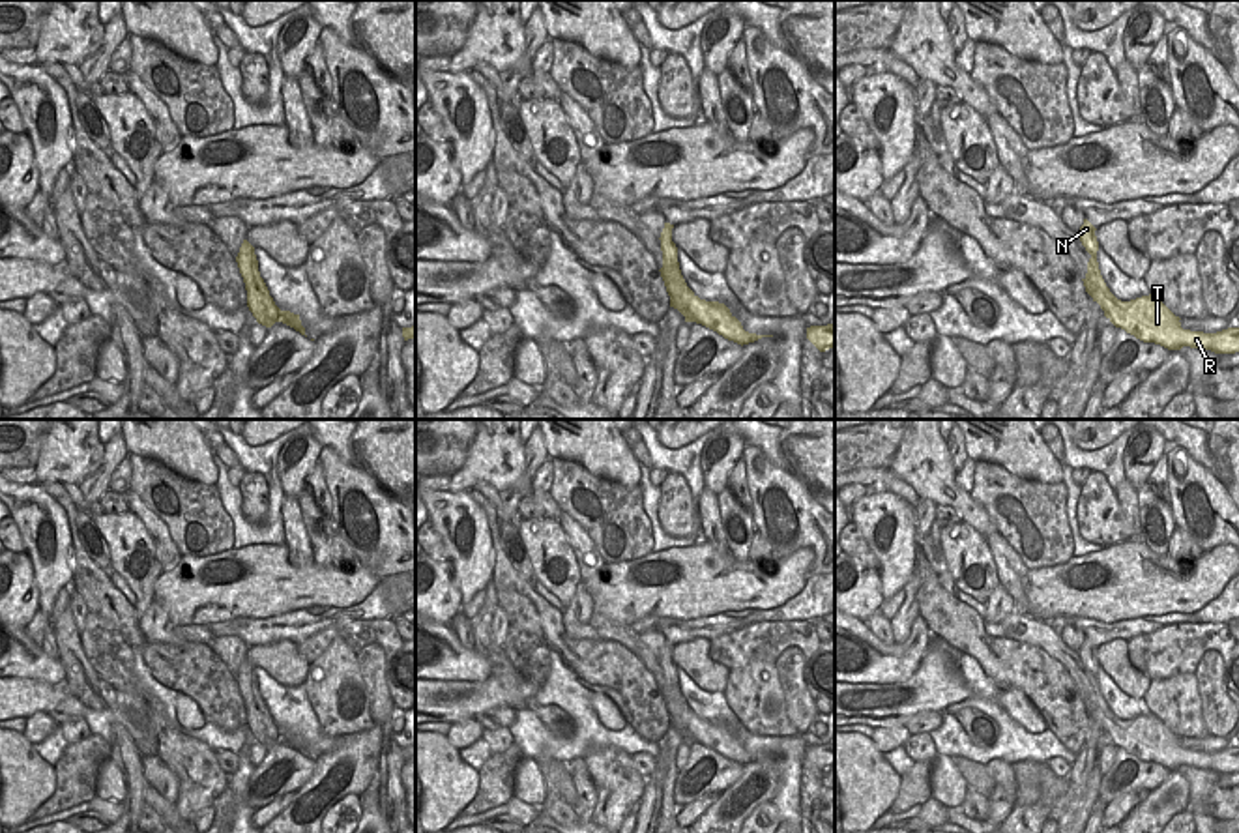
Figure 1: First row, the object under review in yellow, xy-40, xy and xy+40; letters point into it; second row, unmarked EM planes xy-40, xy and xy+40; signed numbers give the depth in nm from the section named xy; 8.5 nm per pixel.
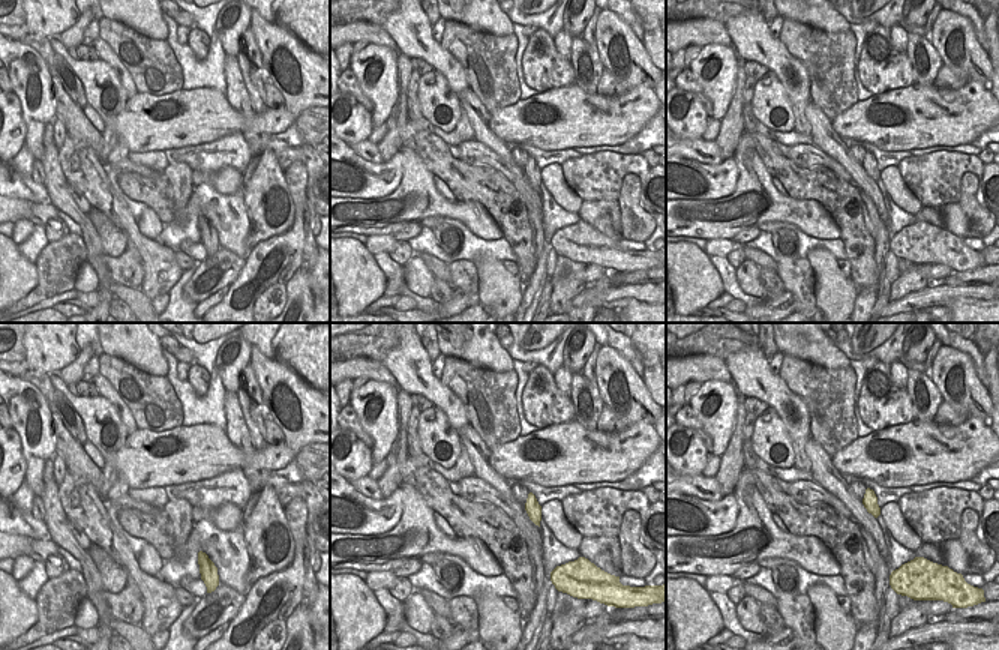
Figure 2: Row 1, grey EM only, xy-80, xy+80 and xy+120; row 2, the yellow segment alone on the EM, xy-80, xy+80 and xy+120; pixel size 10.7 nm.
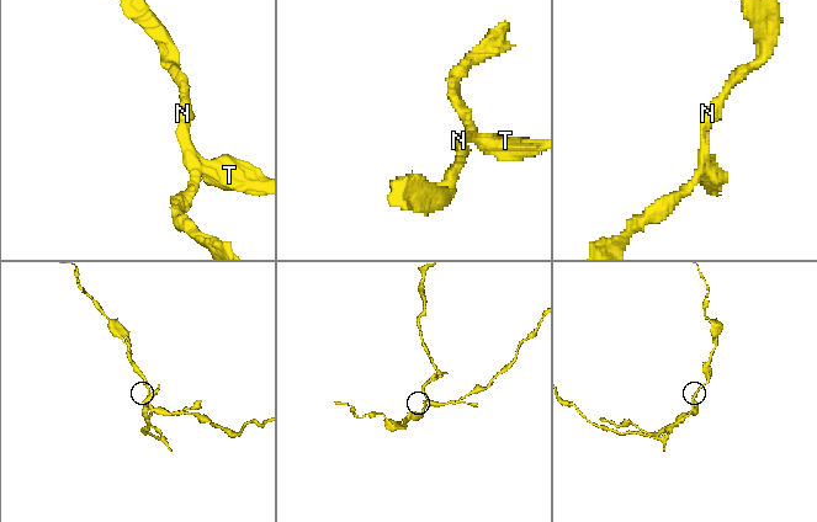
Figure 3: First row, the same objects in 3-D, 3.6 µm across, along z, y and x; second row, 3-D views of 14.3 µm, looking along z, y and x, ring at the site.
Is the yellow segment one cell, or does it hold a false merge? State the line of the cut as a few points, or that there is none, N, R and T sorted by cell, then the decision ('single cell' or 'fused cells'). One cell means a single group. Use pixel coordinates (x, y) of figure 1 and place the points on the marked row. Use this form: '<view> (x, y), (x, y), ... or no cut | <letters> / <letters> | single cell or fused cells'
xy (693, 294), (689, 300), (691, 321) | N / R T | fused cells

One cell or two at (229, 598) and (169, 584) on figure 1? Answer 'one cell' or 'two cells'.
one cell

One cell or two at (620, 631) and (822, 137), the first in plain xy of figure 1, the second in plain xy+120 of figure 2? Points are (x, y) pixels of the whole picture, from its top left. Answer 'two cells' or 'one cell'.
two cells

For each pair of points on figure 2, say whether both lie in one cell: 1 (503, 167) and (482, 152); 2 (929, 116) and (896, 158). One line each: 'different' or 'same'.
1: same
2: different

